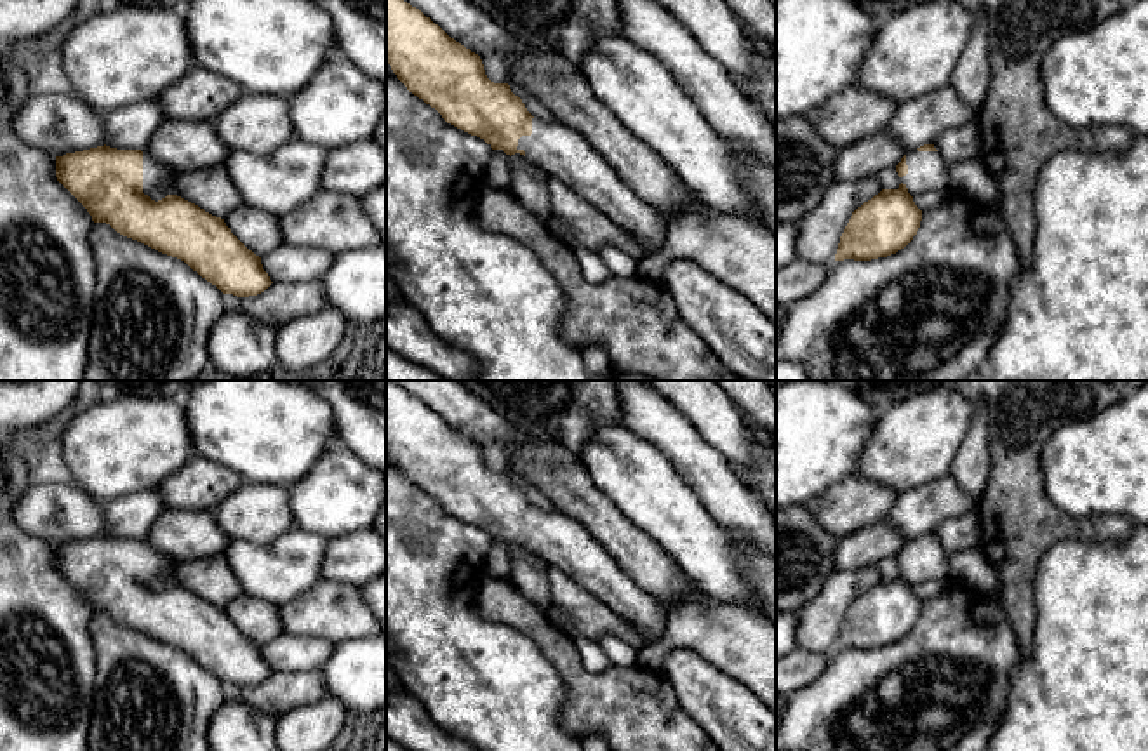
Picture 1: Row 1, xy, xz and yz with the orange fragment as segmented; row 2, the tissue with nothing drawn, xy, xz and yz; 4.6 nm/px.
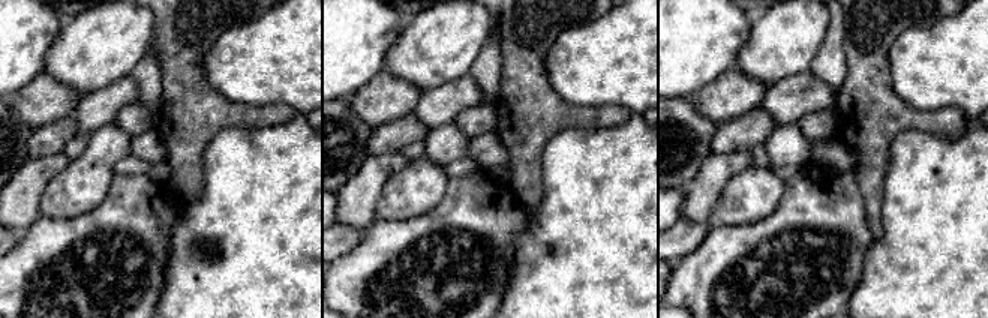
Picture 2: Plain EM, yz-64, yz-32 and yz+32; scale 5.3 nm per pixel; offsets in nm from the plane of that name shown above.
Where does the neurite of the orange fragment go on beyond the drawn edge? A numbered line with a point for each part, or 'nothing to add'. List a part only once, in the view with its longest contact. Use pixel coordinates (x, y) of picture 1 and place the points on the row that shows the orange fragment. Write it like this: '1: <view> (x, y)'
1: xz (560, 152)

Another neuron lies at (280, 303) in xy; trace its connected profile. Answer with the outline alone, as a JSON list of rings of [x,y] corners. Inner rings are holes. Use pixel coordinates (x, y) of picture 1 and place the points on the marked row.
[[[318,280],[271,283],[257,296],[240,297],[240,313],[270,327],[282,327],[296,316],[318,313],[329,301]]]

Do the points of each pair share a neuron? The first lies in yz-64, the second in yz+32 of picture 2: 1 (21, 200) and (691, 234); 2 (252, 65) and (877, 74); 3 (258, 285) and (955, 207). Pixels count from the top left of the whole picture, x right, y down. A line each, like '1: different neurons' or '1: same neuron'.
1: different neurons
2: different neurons
3: same neuron

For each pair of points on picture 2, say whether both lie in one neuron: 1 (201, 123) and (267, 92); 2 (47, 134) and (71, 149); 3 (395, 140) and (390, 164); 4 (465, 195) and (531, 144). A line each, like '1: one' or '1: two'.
1: two
2: two
3: two
4: two

